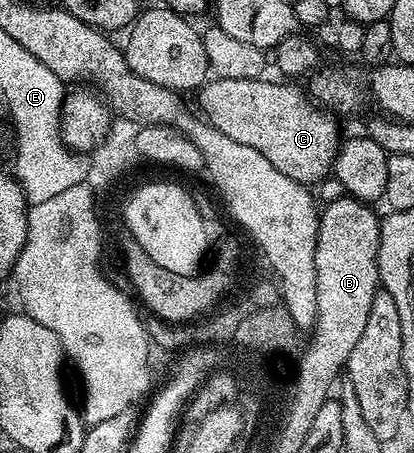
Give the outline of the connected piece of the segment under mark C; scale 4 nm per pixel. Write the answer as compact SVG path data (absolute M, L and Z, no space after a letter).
M216 76L198 90L198 112L221 135L261 151L281 175L308 187L314 186L314 181L322 182L334 170L335 156L339 154L341 136L336 118L312 101L304 90L302 93L295 86L298 84L265 80Z

